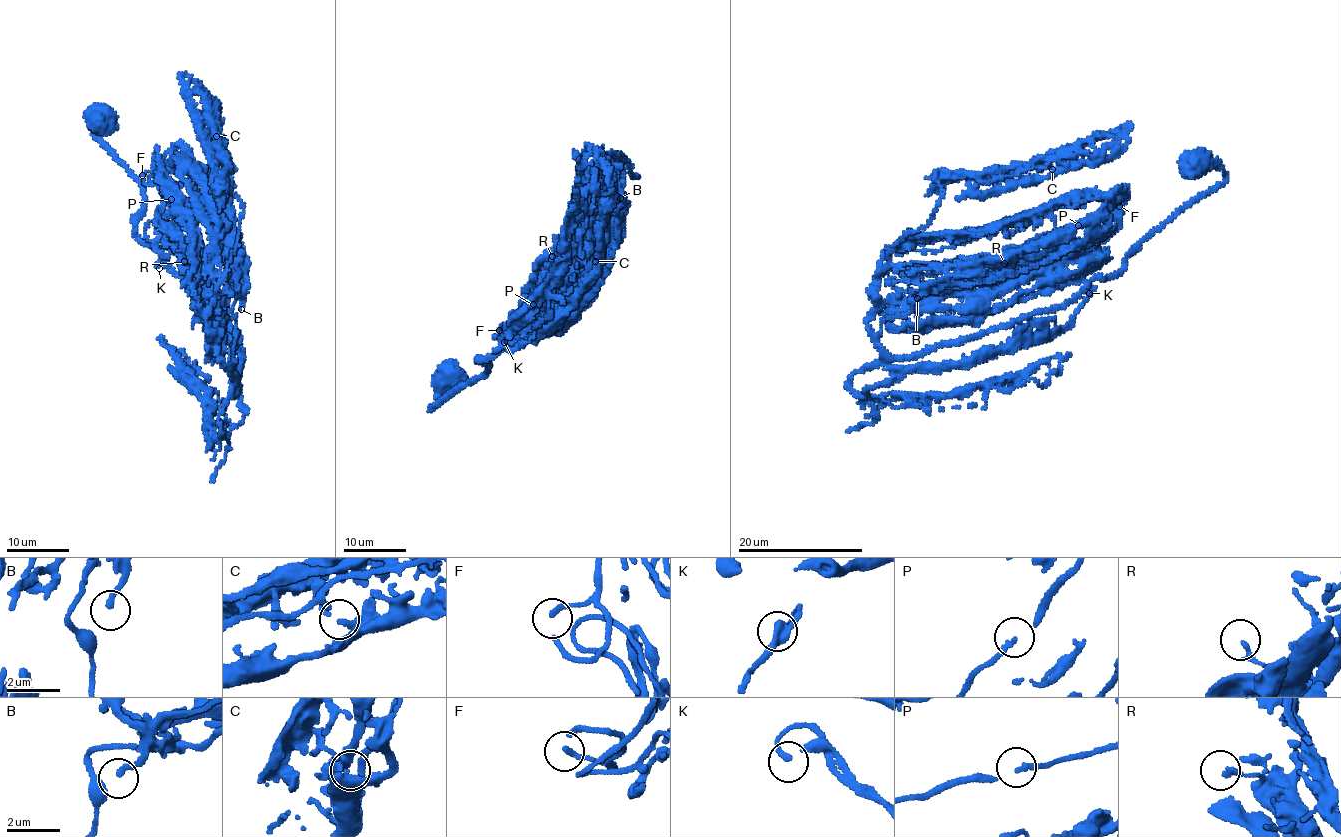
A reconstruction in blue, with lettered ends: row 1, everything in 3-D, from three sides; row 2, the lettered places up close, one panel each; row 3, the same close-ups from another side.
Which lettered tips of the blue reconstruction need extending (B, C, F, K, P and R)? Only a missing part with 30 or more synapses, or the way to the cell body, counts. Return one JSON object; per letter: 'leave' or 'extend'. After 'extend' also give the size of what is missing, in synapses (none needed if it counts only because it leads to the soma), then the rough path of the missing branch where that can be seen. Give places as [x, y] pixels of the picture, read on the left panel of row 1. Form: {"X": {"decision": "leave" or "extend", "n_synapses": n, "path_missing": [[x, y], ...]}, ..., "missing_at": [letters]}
{"B": {"decision": "leave"}, "C": {"decision": "leave"}, "F": {"decision": "leave"}, "K": {"decision": "leave"}, "P": {"decision": "leave"}, "R": {"decision": "leave"}, "missing_at": []}

